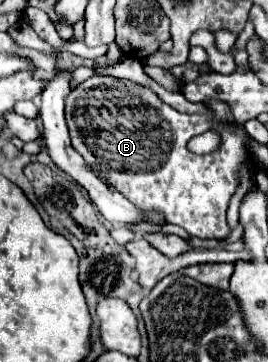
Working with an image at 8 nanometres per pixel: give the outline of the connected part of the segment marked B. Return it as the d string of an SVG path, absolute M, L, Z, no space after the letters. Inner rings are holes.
M91 77L71 89L65 101L65 117L75 151L97 175L111 183L137 209L141 209L143 213L159 211L163 213L167 223L181 225L189 235L195 235L199 239L223 239L229 233L225 213L229 199L237 187L237 167L249 157L249 153L243 133L229 133L219 125L219 121L233 121L227 105L221 101L209 101L207 105L215 111L213 119L205 115L179 113L171 105L163 103L159 95L145 85L115 77ZM207 129L215 129L221 133L223 143L219 151L213 151L209 155L191 153L187 149L189 139L205 133Z

